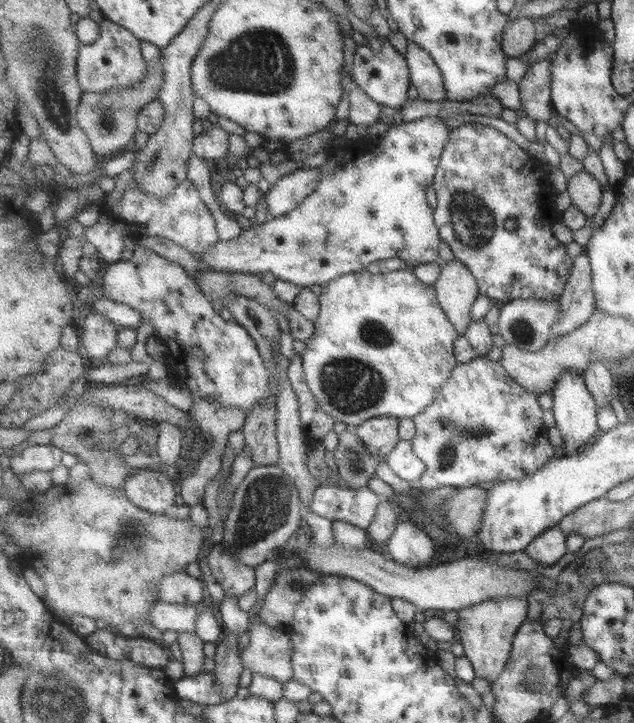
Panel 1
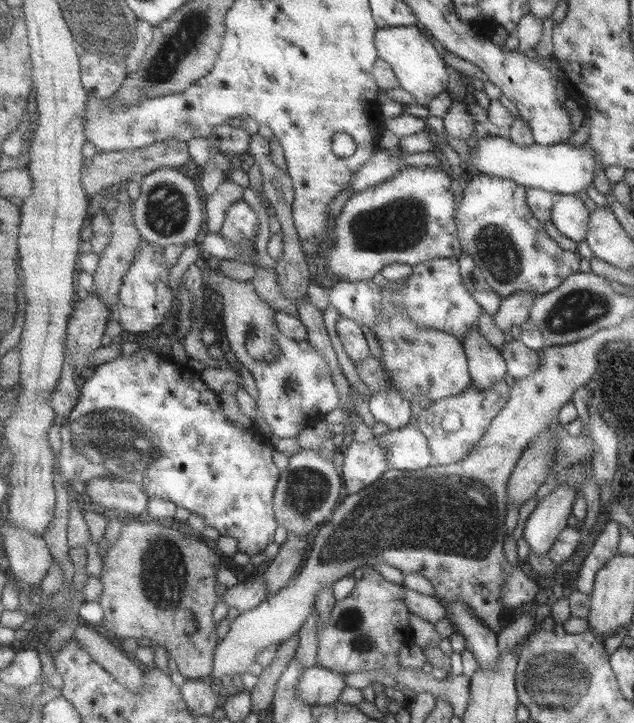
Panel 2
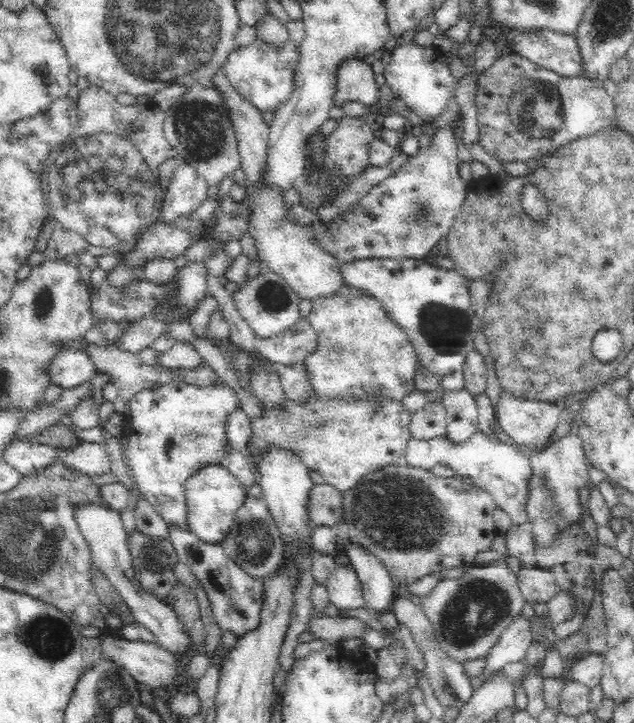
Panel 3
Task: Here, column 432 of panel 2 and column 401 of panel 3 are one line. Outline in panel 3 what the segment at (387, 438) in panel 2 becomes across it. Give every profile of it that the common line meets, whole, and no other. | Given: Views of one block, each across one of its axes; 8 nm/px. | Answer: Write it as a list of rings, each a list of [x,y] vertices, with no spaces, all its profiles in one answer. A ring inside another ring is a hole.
[[[476,429],[467,439],[454,441],[446,433],[422,440],[410,435],[407,438],[397,463],[406,467],[420,468],[429,471],[444,464],[461,477],[468,477],[474,486],[480,488],[494,499],[498,509],[502,509],[510,517],[512,523],[527,525],[527,505],[533,492],[532,460],[528,450],[516,449],[514,446],[501,442],[497,437],[488,437],[484,431]]]

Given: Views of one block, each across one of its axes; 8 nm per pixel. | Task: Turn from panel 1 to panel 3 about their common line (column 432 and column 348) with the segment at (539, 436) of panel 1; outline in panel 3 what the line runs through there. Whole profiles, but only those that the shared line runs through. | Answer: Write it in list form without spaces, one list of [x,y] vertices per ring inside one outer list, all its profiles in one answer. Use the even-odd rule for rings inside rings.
[[[312,394],[305,405],[286,398],[284,410],[274,410],[264,405],[264,411],[264,418],[250,420],[252,436],[248,452],[256,455],[256,465],[260,464],[262,450],[268,445],[282,445],[296,454],[310,470],[322,475],[325,484],[341,494],[354,488],[364,474],[397,462],[411,435],[411,414],[404,410],[401,402],[392,402],[380,396],[368,396],[364,401],[346,404],[319,401]]]

